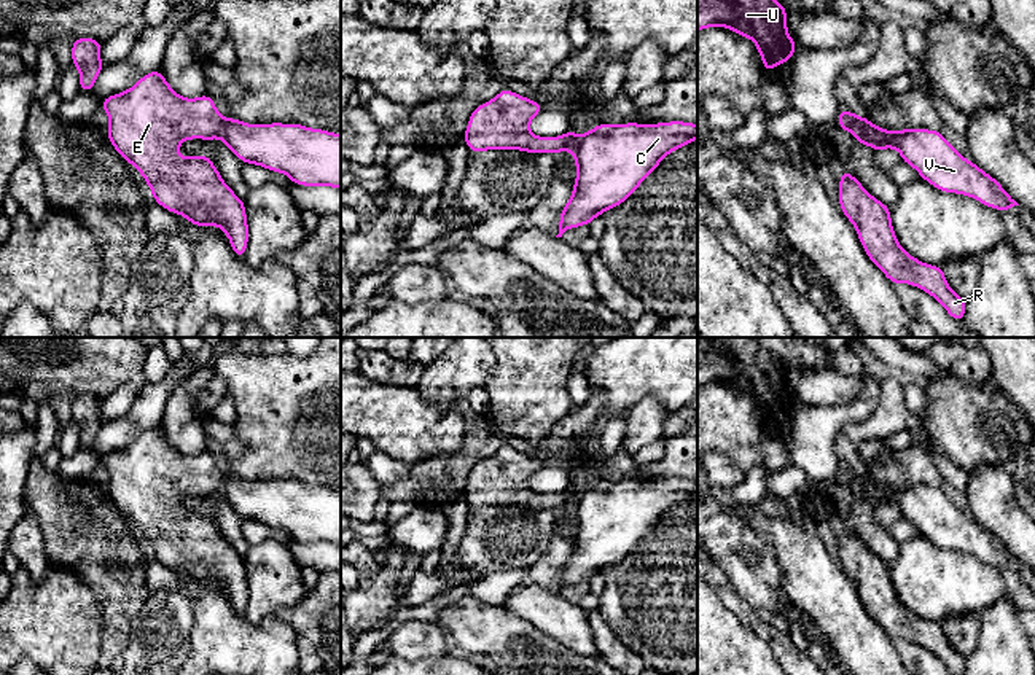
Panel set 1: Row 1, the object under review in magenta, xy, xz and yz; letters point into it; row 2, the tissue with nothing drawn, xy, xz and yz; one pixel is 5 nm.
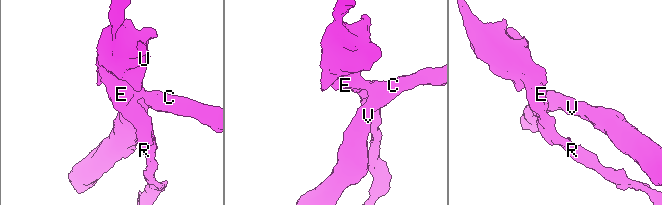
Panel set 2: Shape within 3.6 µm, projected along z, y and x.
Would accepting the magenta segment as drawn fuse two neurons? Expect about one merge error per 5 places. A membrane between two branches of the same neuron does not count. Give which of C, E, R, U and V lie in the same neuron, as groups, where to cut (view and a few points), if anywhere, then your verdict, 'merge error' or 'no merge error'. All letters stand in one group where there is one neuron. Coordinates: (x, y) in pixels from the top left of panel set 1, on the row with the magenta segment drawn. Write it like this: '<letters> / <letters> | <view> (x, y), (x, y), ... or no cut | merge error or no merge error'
C V / E R U | xy (226, 120), (218, 136) | merge error

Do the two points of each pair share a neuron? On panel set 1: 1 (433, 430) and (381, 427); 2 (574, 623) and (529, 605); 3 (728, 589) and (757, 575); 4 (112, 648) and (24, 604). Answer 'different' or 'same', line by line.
1: same
2: same
3: different
4: different

